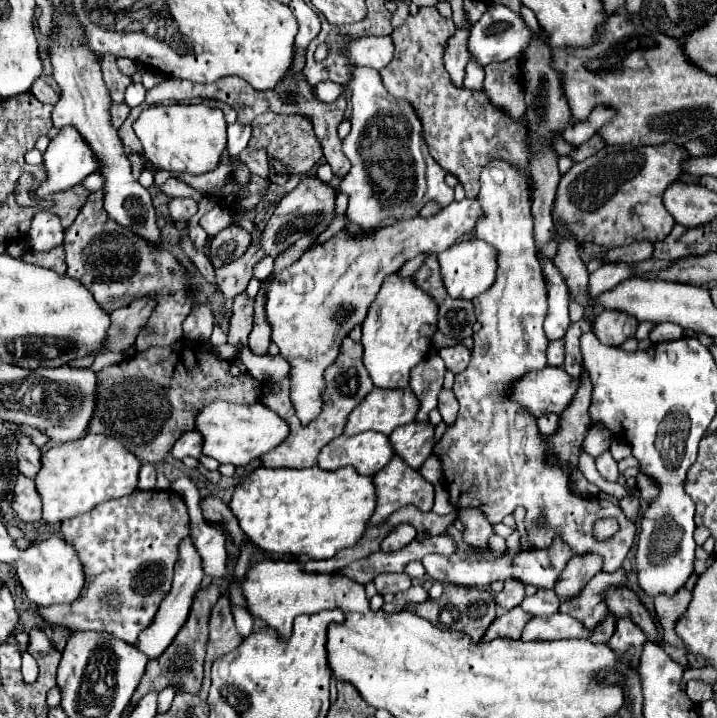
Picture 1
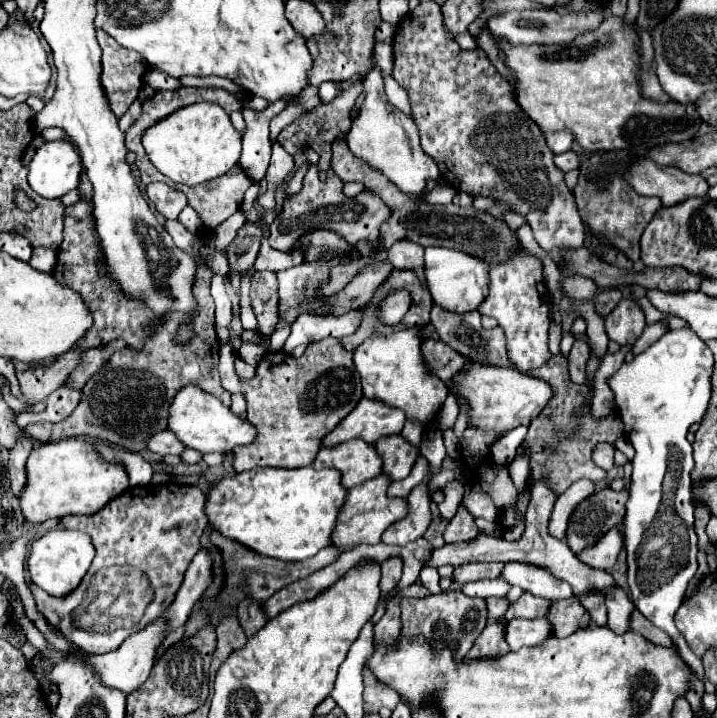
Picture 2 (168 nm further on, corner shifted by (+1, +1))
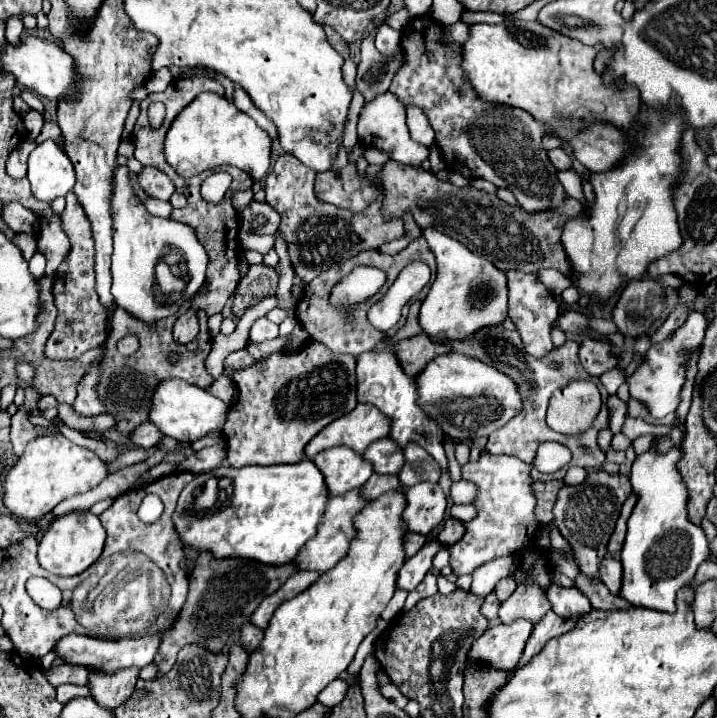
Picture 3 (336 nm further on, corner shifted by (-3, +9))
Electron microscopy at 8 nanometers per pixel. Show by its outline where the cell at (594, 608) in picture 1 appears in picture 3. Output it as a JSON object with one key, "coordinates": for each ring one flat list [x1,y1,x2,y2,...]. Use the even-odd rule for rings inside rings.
{"coordinates":[[548,611,548,613,534,625,534,633,530,635,530,639,528,639,528,643,526,643,526,649,524,649,524,655,522,655,520,665,524,665,532,655,536,655,536,653,546,645,548,639,568,633,574,625,576,625,574,619,564,619,564,617,558,617,554,611]]}

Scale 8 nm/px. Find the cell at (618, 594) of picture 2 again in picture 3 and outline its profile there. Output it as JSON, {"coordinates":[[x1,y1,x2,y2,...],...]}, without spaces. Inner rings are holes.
{"coordinates":[[608,555,600,565,600,579,612,595,618,595,622,587,622,563]]}

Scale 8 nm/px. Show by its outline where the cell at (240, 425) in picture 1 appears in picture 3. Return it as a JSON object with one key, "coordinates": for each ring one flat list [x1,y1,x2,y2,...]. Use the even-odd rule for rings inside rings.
{"coordinates":[[172,379,164,381,160,389,156,389,152,397,152,413,150,421,160,427,160,431,168,437,174,437,178,441,196,441,206,437,212,431,222,433,224,423,228,415,228,405,220,401,218,397,210,395,206,389,200,389,192,383,186,383,184,379]]}

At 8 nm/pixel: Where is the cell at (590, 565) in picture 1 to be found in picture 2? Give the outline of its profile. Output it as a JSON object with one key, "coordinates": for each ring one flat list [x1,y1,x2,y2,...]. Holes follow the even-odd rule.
{"coordinates":[[614,527,594,547,584,549,578,555,578,559,584,561,586,565,594,567,594,569,606,571,606,569,612,569,620,551,622,551,622,537,620,537,620,531]]}

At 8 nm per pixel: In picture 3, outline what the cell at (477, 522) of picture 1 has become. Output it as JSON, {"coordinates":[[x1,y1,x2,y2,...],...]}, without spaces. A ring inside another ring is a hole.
{"coordinates":[[450,517,448,521,444,521,440,533,438,533,438,541,442,541,444,545,454,545,456,541,460,541,460,537,464,537,464,523,460,519]]}

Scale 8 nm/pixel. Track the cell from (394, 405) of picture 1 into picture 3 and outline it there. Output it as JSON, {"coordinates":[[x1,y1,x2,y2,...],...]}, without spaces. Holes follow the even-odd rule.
{"coordinates":[[358,403,350,413,332,421,332,425,326,425,306,445,306,457,312,459,316,453,336,445,348,445,356,453,364,453,370,443,386,437,388,429,390,419,380,413,380,409,368,403]]}

